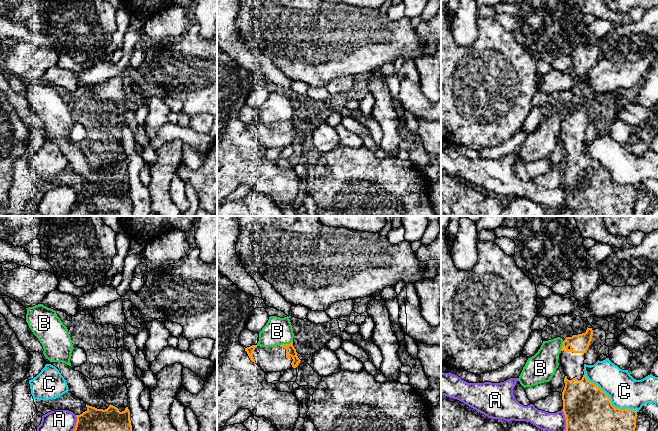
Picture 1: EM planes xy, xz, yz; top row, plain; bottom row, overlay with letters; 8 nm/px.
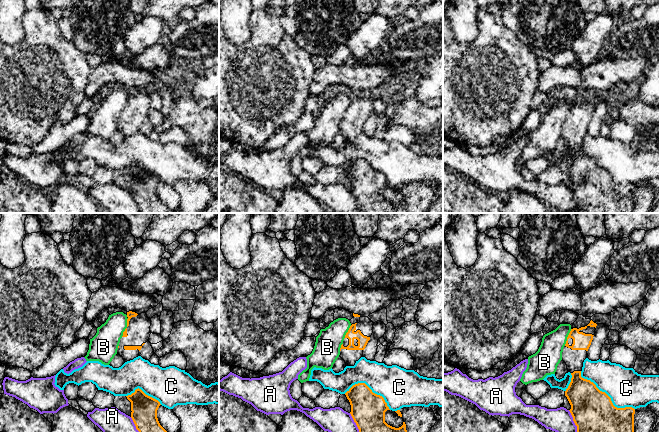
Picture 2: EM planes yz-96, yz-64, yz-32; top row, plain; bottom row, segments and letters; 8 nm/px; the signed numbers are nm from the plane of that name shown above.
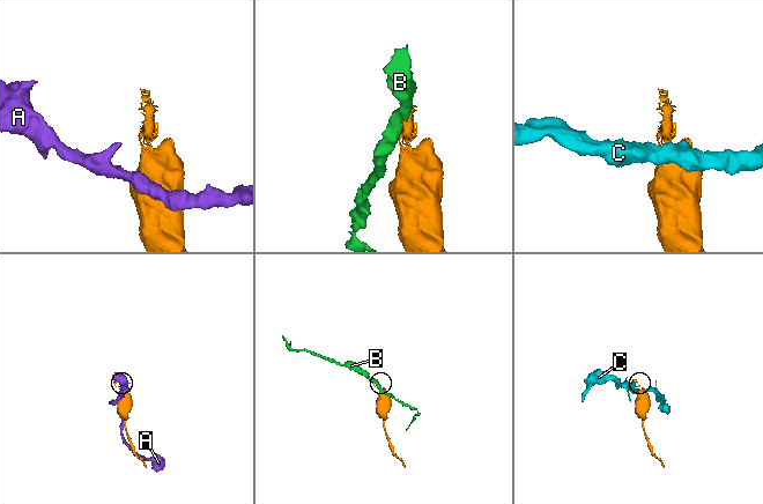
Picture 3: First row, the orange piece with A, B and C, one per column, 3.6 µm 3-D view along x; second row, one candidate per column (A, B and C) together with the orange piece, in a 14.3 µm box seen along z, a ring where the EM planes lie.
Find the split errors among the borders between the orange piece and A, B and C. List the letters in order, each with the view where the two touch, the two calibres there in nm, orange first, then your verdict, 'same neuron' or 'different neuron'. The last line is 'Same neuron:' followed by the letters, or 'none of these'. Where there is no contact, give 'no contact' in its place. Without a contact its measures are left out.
A: contact in yz; calibres 380 and 150 nm; different neuron
B: contact in xz; calibres 80 and 220 nm; different neuron
C: contact in yz; calibres 380 and 260 nm; different neuron
Same neuron: none of these

